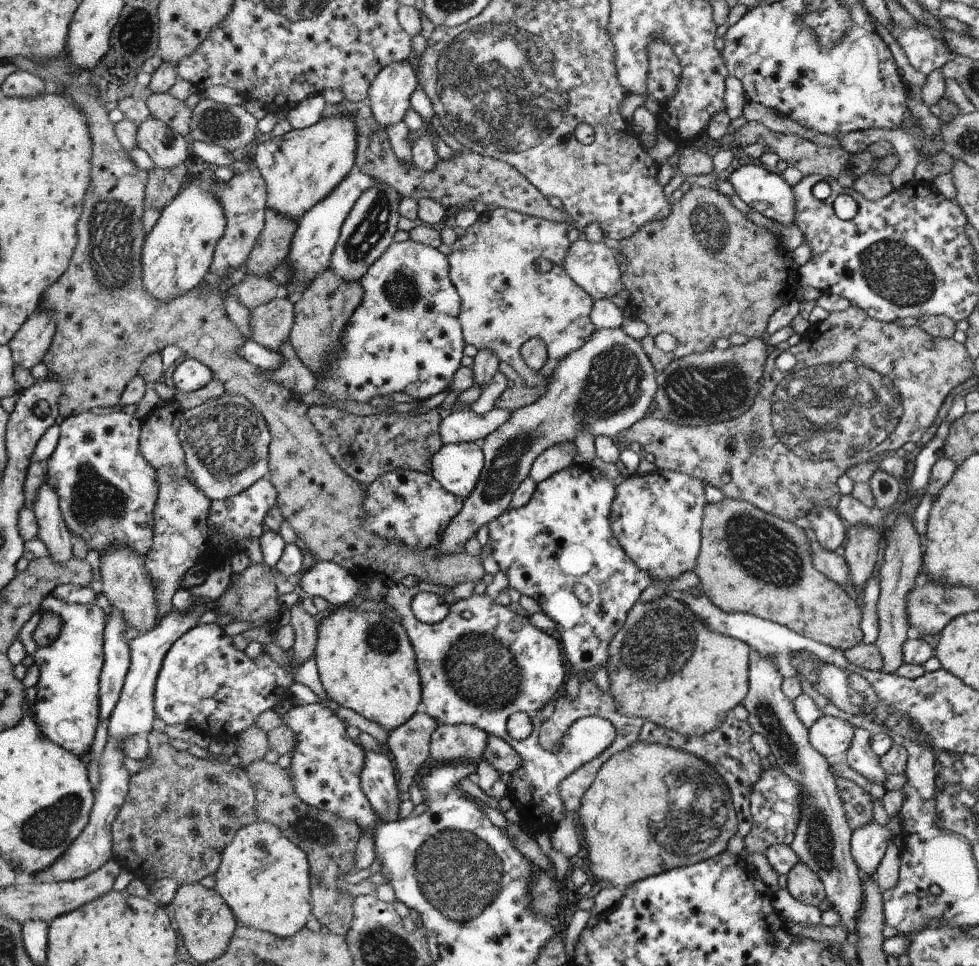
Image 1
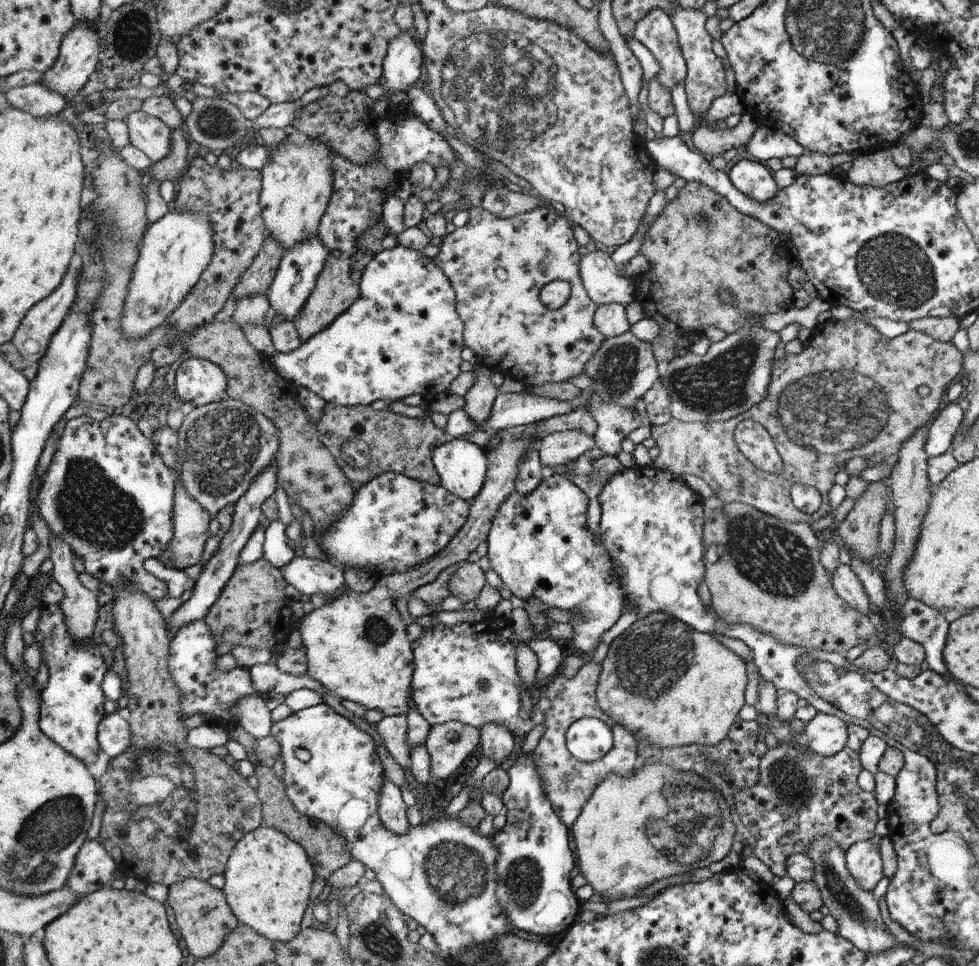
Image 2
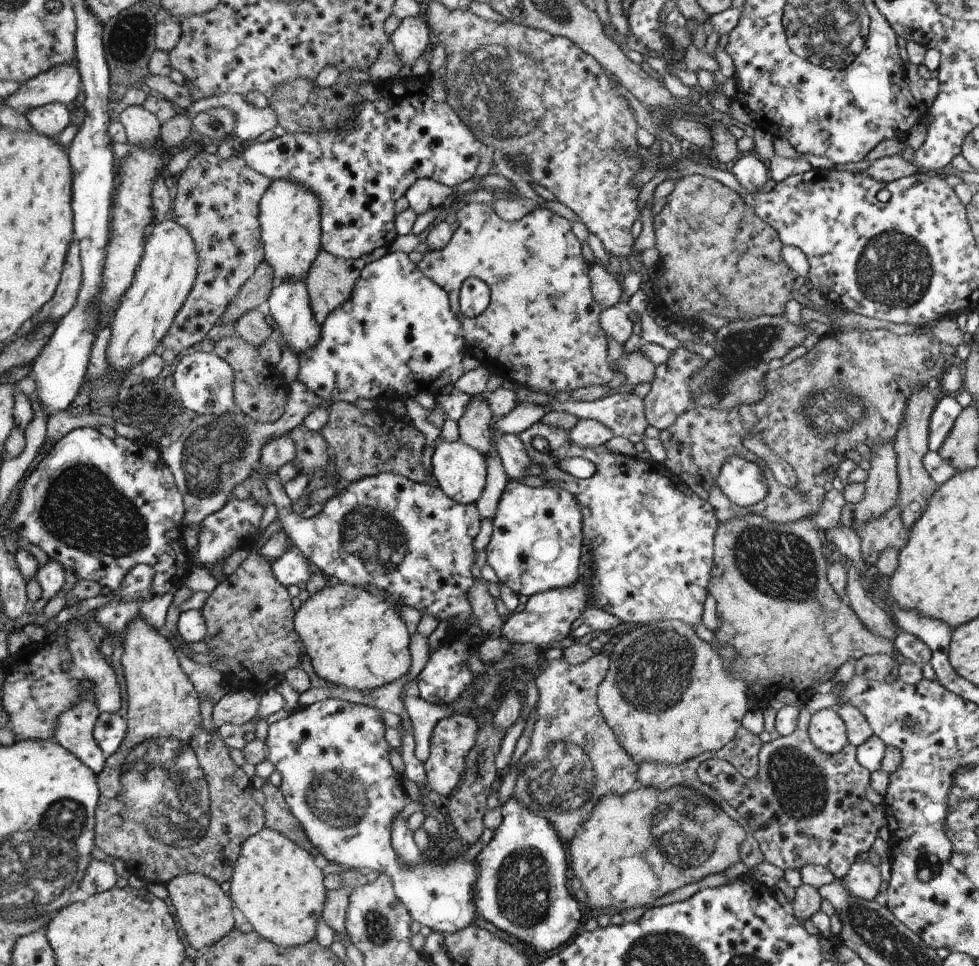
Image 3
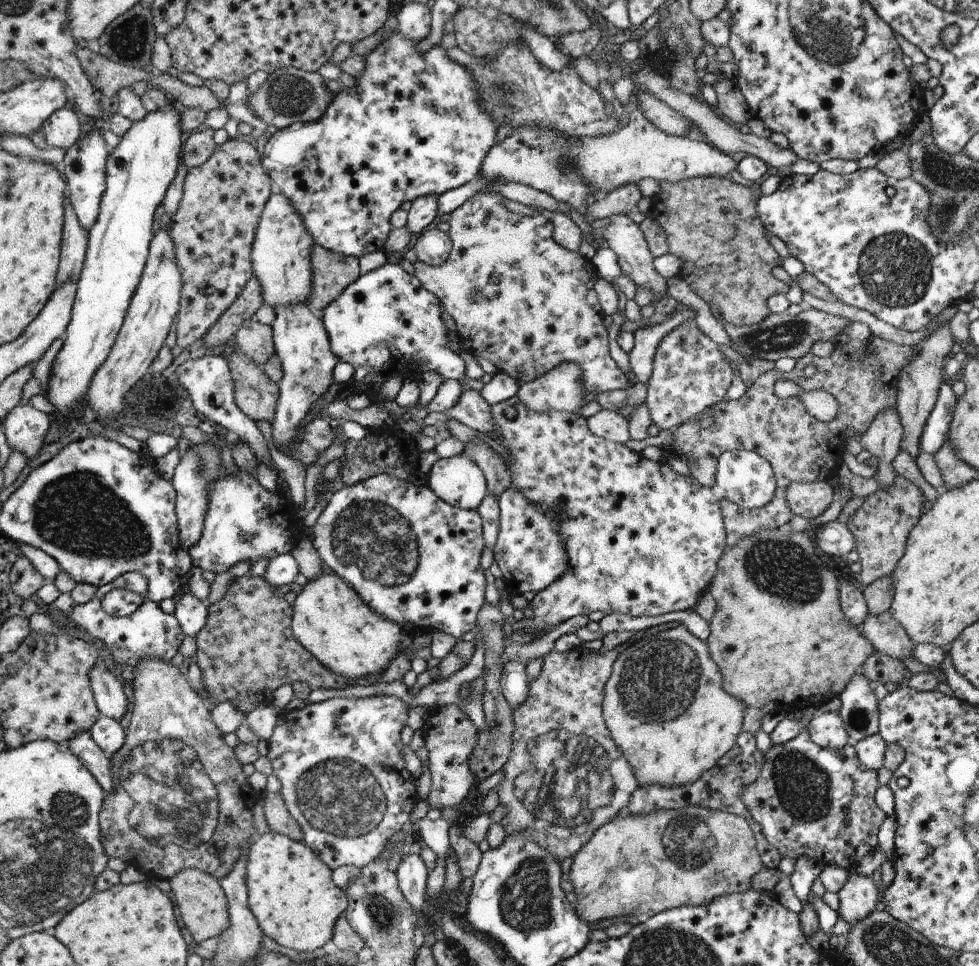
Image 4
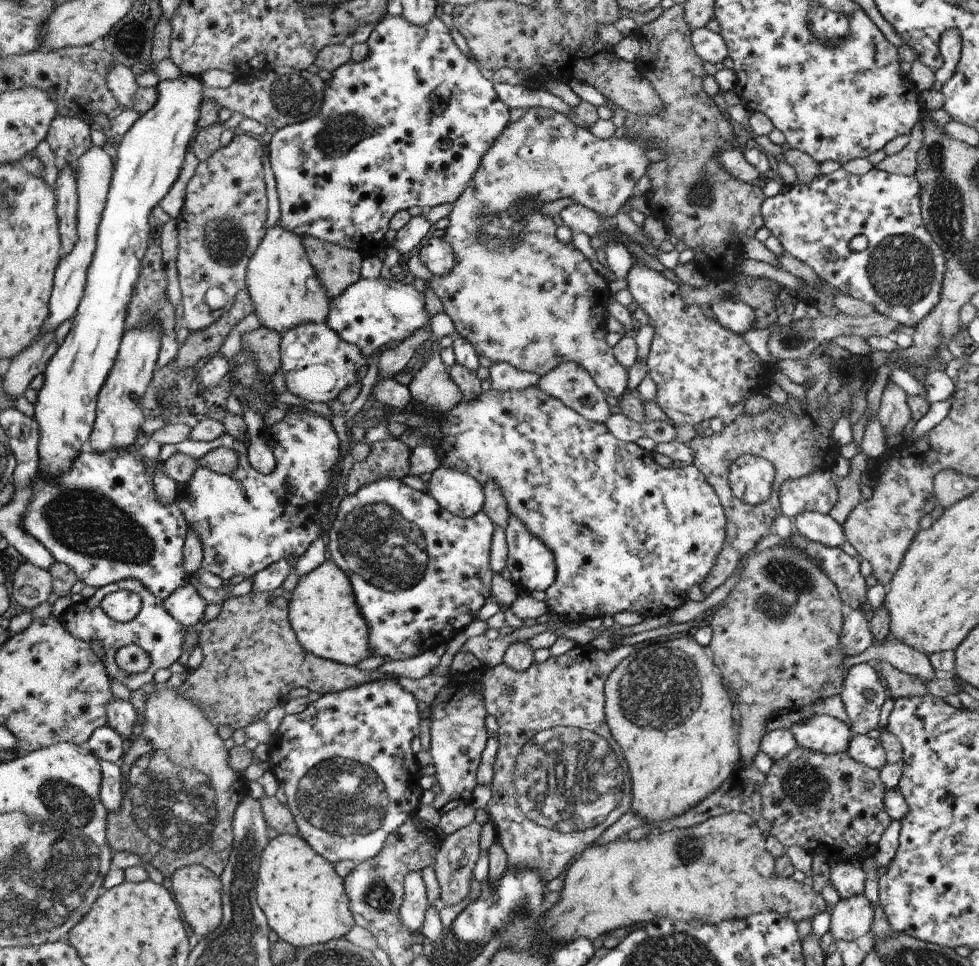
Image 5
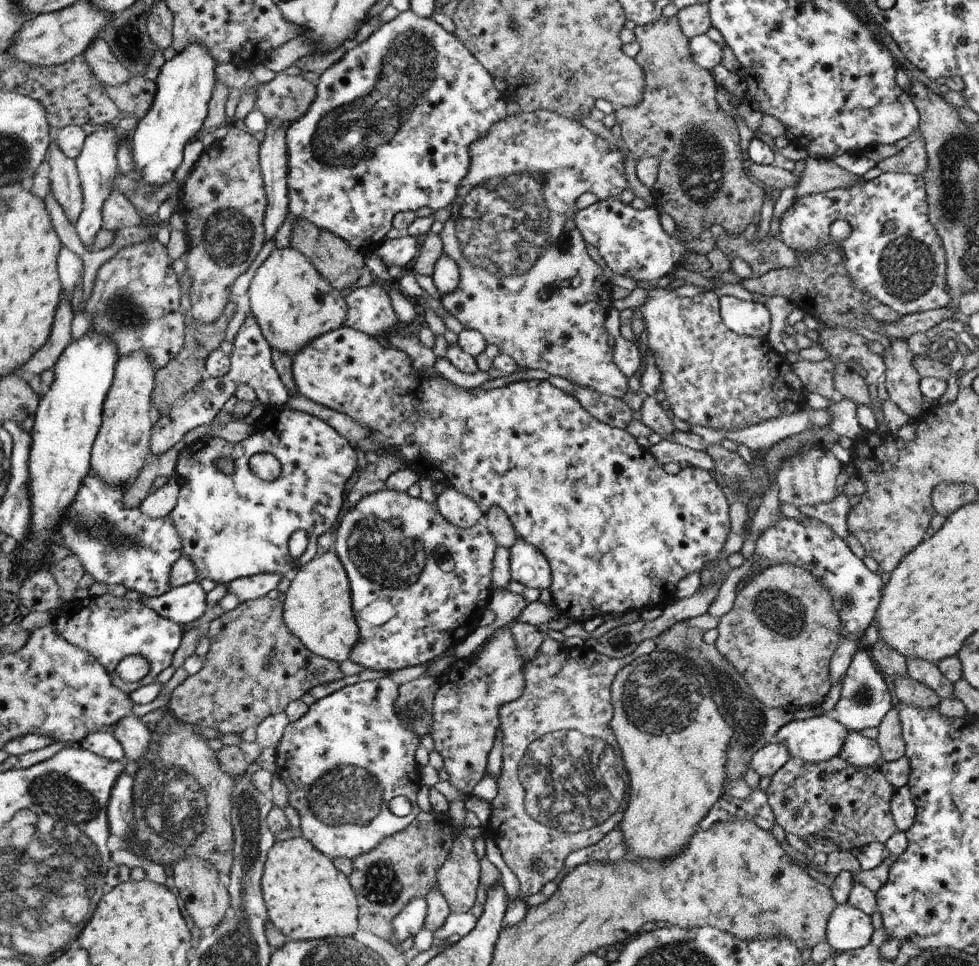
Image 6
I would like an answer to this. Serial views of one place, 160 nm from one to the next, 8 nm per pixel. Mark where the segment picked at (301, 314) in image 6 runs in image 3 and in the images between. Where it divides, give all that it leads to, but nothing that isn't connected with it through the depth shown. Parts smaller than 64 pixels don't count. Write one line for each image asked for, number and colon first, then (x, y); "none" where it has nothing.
3: (290, 217)
4: (282, 251)
5: (285, 288)

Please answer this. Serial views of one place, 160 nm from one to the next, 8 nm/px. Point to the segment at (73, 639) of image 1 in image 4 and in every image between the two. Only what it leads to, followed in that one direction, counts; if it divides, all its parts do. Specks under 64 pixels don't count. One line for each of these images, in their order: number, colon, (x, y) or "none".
2: (72, 708)
3: (75, 731)
4: (91, 755)

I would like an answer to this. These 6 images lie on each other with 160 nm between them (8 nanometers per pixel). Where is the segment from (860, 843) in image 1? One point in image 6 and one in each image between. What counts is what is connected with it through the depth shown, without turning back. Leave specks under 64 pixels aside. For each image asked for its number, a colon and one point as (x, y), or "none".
2: (863, 859)
3: (863, 881)
4: (857, 898)
5: (851, 918)
6: (848, 929)

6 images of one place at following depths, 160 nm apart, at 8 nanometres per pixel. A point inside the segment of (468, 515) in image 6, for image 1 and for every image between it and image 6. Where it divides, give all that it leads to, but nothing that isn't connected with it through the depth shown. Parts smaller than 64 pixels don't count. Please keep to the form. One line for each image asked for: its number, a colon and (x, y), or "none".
1: (458, 467)
2: (462, 465)
3: (461, 471)
4: (459, 480)
5: (460, 493)

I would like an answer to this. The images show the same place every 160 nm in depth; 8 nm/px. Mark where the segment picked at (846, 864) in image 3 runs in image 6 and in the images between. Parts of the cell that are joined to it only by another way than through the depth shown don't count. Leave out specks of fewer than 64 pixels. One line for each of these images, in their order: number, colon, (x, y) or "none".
4: (811, 801)
5: (830, 804)
6: (849, 805)

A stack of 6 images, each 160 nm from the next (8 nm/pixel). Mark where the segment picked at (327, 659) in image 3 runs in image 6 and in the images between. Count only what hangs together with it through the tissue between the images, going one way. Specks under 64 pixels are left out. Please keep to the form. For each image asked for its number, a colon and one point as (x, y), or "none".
4: (331, 620)
5: (324, 612)
6: (318, 610)

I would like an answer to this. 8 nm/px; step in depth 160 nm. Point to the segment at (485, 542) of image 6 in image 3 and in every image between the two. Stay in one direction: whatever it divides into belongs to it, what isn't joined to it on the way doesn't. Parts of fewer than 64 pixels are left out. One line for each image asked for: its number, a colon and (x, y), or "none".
3: (411, 539)
4: (413, 558)
5: (420, 574)

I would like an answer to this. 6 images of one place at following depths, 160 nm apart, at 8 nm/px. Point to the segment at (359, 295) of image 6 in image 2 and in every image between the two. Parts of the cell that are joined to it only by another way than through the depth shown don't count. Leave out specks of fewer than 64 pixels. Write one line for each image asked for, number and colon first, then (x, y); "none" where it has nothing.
2: (404, 336)
3: (396, 336)
4: (386, 321)
5: (372, 312)

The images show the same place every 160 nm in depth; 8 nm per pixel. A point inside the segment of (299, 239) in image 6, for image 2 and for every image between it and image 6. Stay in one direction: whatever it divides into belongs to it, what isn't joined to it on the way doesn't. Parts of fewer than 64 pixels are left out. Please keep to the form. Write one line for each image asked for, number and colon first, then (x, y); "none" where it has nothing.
2: (338, 286)
3: (331, 280)
4: (333, 273)
5: (338, 267)

